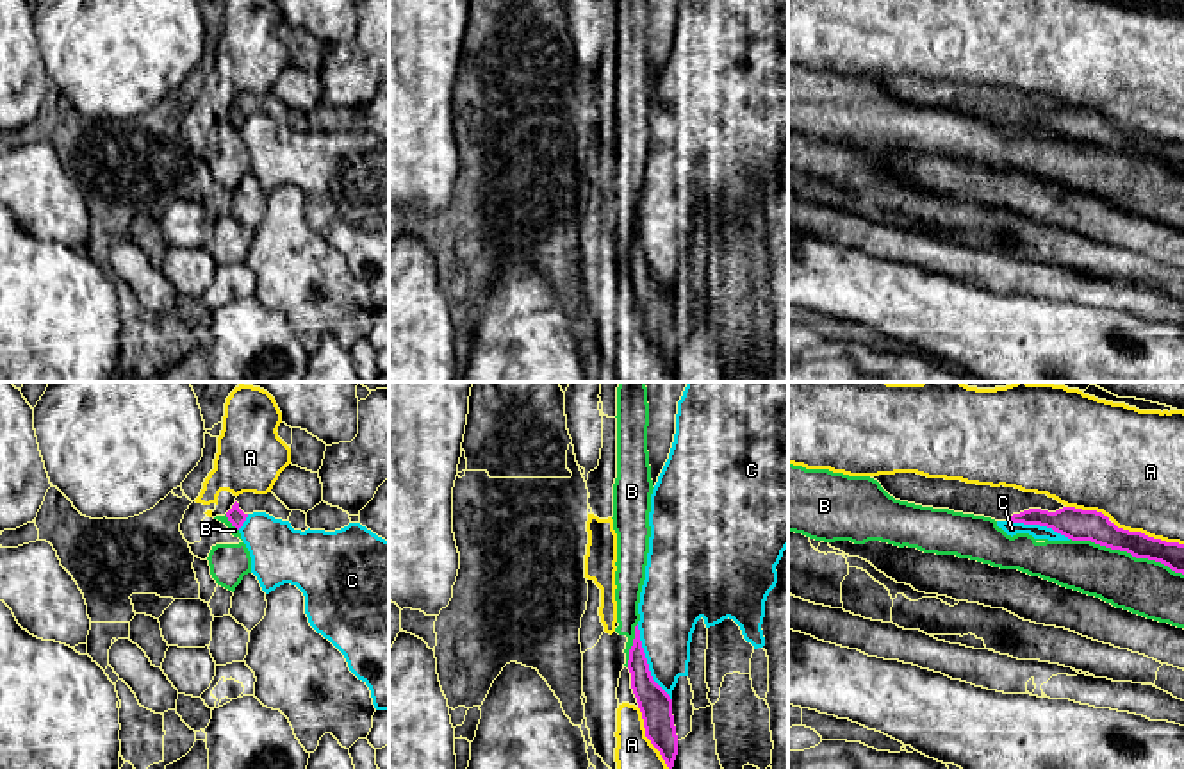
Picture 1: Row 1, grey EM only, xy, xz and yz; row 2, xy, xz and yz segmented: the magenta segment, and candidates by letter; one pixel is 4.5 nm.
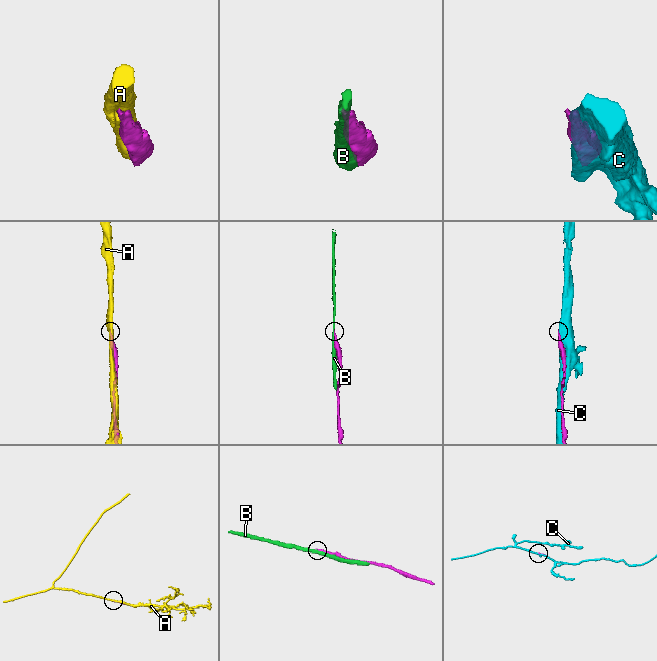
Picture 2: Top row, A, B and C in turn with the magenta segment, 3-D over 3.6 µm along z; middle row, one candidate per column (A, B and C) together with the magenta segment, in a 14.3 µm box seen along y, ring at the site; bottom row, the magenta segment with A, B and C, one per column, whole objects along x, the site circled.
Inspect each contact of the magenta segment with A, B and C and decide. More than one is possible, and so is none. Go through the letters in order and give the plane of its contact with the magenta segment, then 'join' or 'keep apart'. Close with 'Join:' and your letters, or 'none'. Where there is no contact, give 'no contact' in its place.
A: contact in yz; keep apart
B: contact in yz; keep apart
C: contact in xz; keep apart
Join: none

